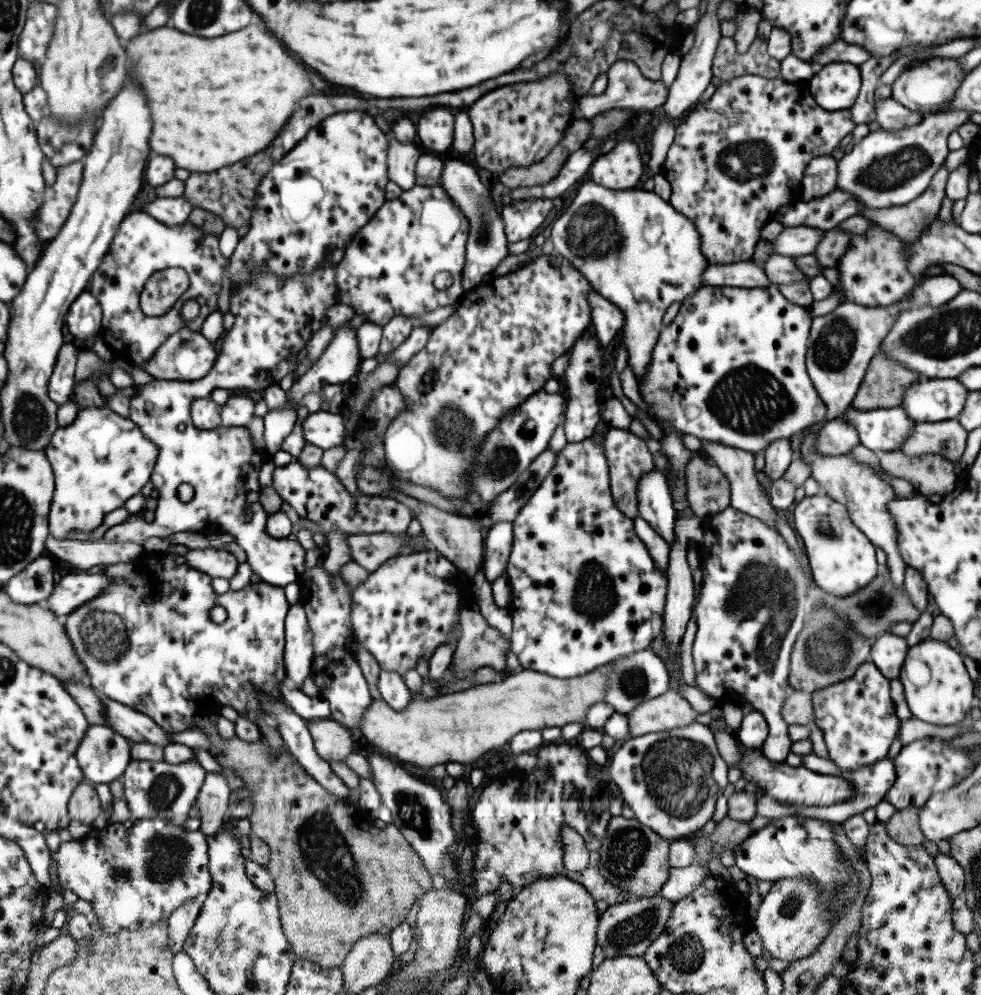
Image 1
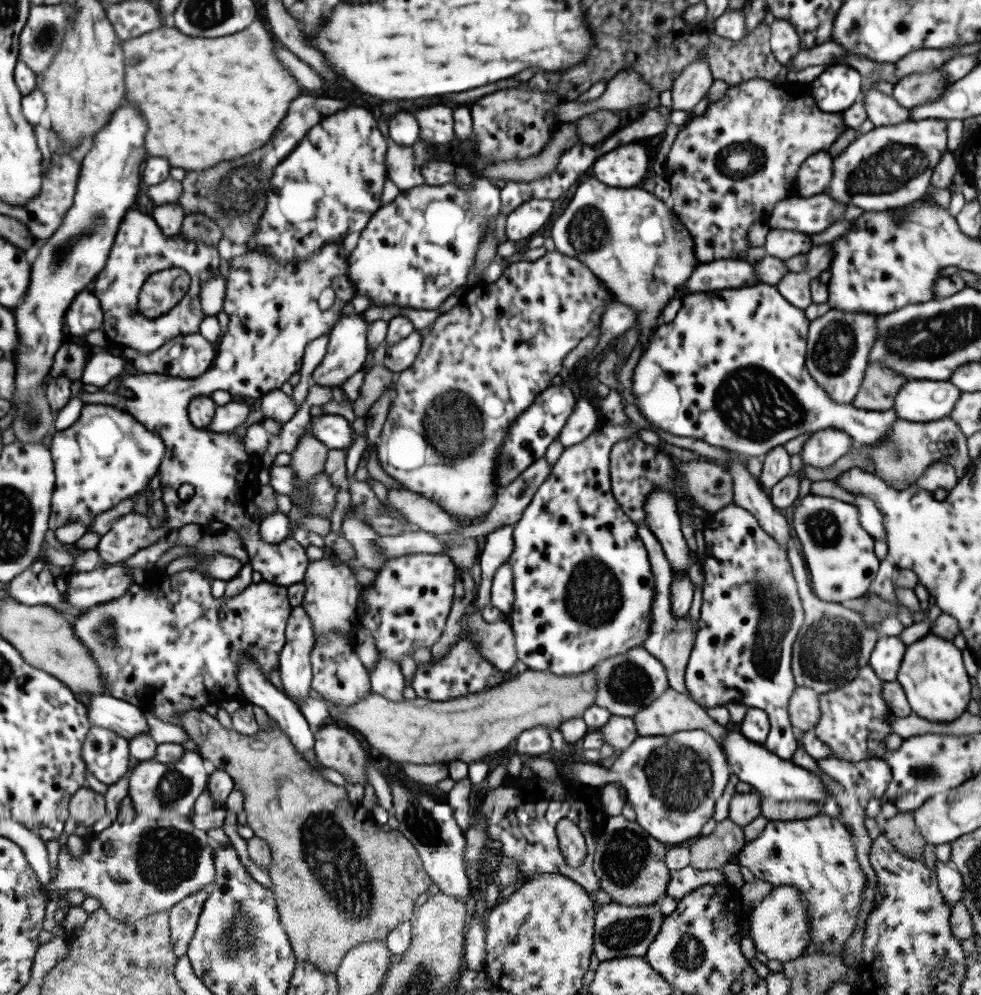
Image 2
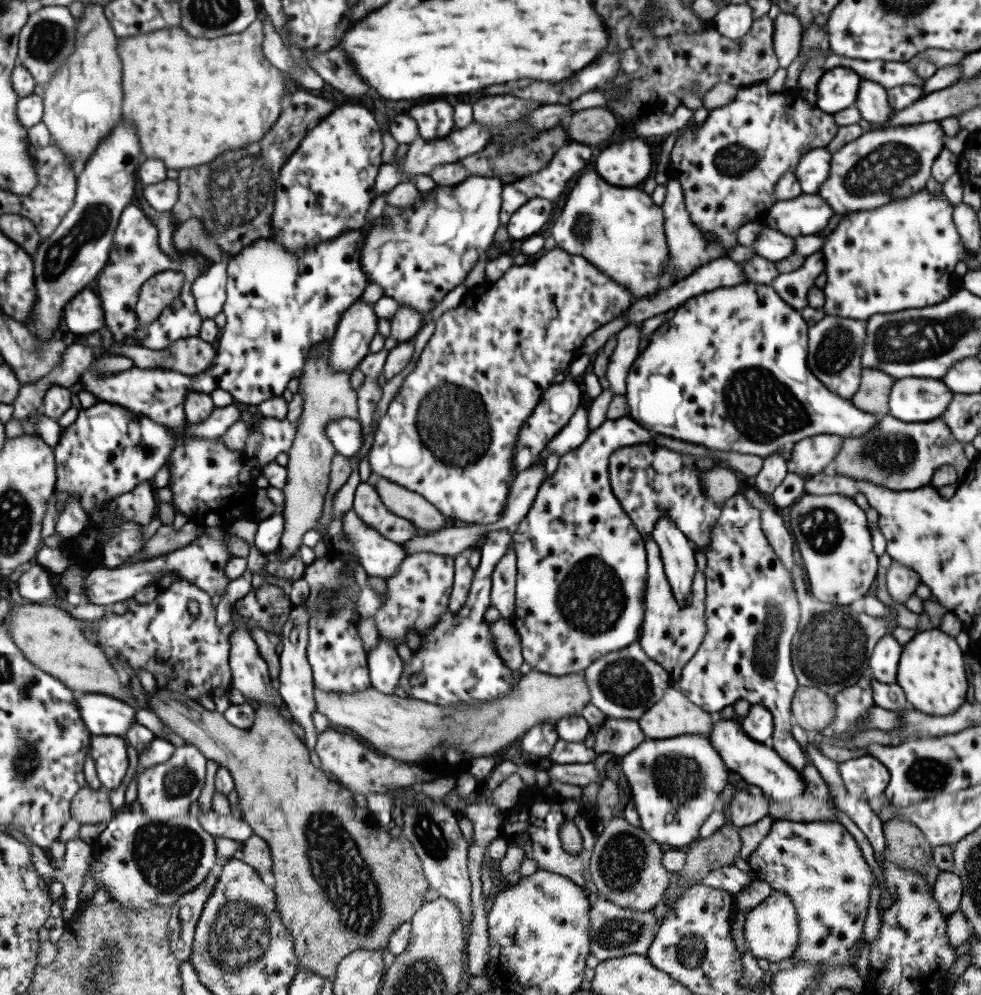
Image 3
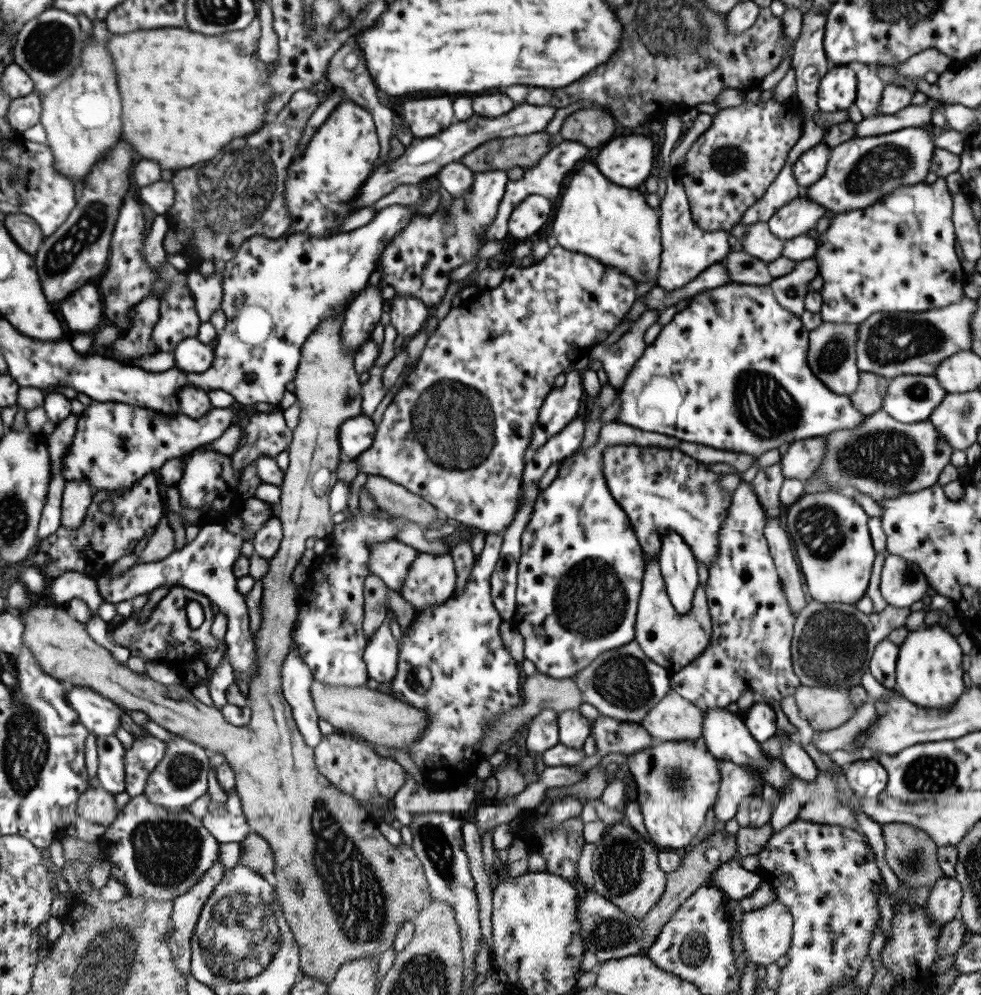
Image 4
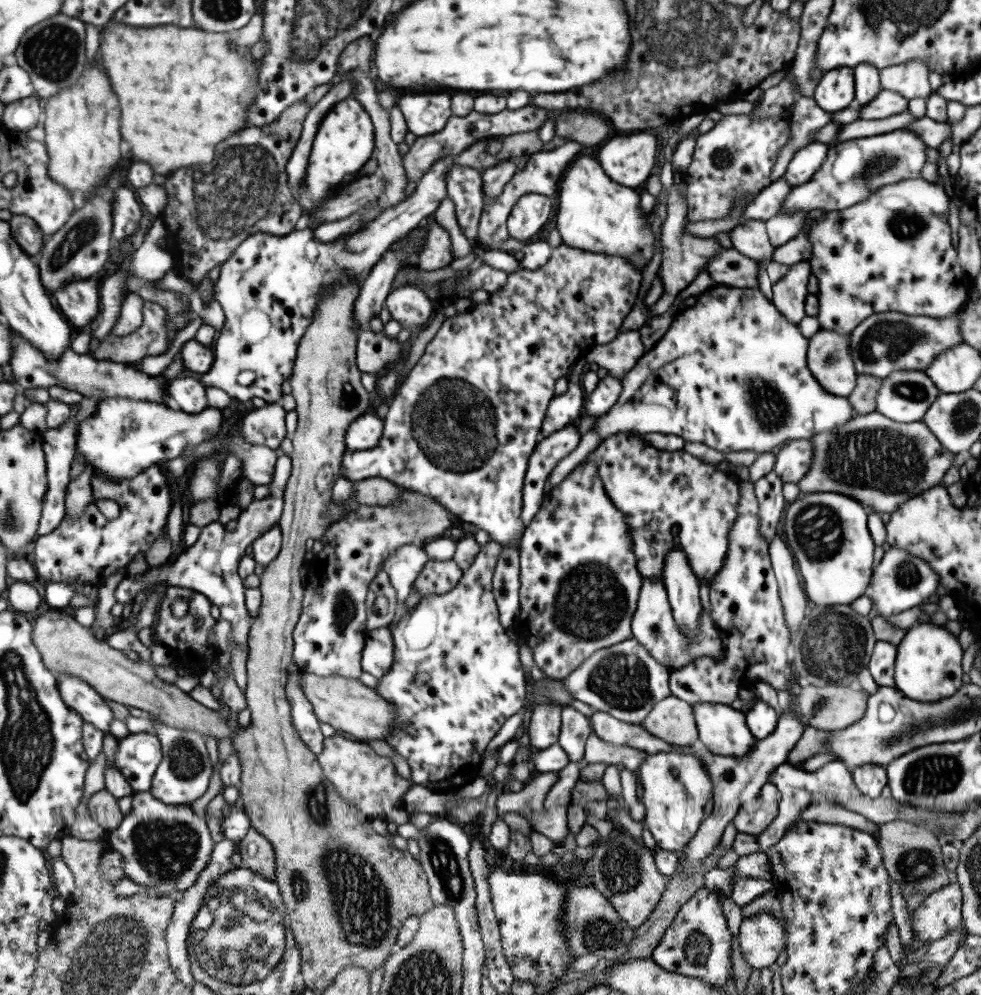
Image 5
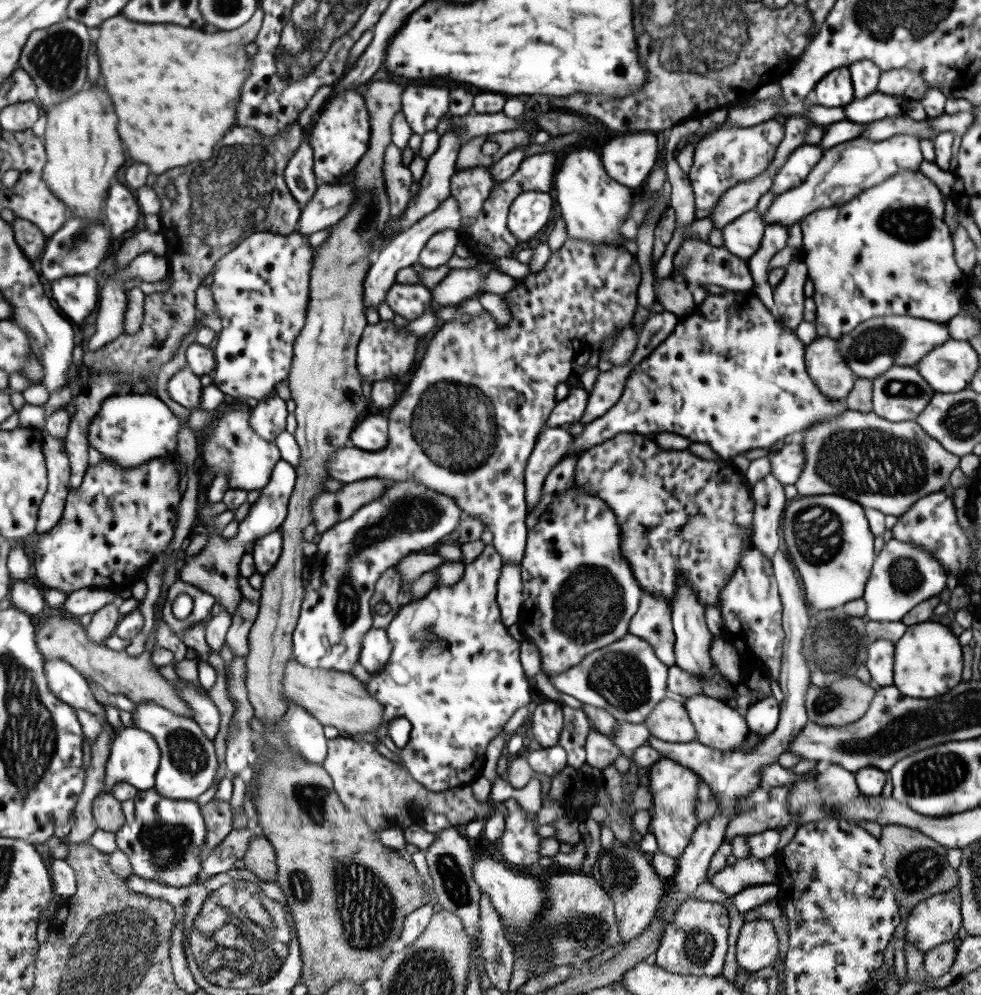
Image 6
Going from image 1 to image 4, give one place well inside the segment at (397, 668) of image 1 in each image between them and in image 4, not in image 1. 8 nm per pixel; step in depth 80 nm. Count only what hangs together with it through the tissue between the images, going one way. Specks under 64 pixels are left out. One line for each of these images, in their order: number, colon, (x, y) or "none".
2: (405, 607)
3: (416, 595)
4: (430, 579)

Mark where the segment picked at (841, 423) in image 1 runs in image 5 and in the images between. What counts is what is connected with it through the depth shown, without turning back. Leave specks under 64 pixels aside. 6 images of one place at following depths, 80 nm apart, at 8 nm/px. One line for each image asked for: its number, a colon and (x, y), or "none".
2: (822, 448)
3: (810, 456)
4: (801, 459)
5: (792, 461)

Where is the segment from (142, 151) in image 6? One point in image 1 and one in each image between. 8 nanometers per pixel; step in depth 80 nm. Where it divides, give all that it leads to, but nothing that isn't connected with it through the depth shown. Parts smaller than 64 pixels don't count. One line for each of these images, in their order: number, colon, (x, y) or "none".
1: (205, 117)
2: (234, 91)
3: (229, 95)
4: (185, 95)
5: (183, 90)

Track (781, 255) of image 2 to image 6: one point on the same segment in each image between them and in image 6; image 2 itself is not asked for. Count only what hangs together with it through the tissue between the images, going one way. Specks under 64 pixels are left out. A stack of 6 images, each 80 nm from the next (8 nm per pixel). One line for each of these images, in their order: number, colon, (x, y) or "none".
3: (769, 244)
4: (757, 241)
5: (748, 238)
6: (742, 237)

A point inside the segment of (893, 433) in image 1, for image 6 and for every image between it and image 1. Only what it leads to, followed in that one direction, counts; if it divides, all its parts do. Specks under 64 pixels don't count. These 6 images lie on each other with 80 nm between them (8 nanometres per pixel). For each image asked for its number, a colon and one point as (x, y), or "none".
2: (728, 369)
3: (728, 371)
4: (729, 370)
5: (730, 372)
6: (729, 375)

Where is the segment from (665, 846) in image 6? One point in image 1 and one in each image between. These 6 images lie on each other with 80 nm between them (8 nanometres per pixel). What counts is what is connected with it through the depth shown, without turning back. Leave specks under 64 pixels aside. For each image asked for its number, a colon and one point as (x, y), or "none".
1: (670, 779)
2: (671, 781)
3: (673, 783)
4: (674, 783)
5: (675, 785)

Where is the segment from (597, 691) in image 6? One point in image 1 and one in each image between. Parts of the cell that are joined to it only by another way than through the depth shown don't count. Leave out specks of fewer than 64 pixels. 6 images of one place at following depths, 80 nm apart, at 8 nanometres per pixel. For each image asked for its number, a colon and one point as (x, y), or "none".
1: (638, 677)
2: (624, 683)
3: (623, 684)
4: (623, 684)
5: (622, 680)

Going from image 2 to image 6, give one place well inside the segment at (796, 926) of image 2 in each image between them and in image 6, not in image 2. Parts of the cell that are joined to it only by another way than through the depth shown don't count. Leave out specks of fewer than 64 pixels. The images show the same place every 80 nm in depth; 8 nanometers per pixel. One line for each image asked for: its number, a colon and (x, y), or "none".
3: (770, 930)
4: (766, 932)
5: (761, 937)
6: (756, 947)

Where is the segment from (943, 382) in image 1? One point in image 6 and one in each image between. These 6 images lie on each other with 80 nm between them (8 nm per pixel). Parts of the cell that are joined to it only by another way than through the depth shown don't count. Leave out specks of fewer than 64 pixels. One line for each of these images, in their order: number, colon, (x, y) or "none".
2: (917, 400)
3: (911, 399)
4: (909, 398)
5: (904, 395)
6: (900, 393)

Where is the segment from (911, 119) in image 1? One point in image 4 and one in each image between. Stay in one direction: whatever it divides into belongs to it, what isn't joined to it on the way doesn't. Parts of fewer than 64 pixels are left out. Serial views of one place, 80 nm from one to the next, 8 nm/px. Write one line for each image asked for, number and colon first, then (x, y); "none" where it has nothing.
2: (882, 110)
3: (871, 101)
4: (869, 88)

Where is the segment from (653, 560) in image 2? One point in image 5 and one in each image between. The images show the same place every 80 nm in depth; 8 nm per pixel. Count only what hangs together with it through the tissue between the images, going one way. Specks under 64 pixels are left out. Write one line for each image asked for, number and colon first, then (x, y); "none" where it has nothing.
3: (669, 635)
4: (670, 640)
5: (652, 625)

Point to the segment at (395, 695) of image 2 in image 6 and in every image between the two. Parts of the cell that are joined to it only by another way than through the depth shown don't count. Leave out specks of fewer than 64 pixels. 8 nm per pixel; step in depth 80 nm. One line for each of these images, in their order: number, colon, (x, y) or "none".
3: (384, 666)
4: (380, 654)
5: (377, 654)
6: (375, 648)

